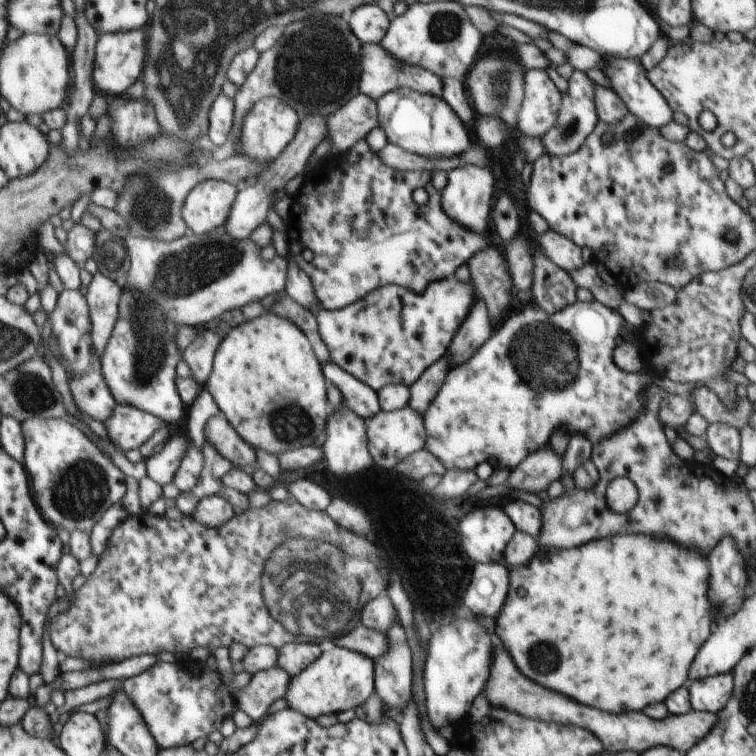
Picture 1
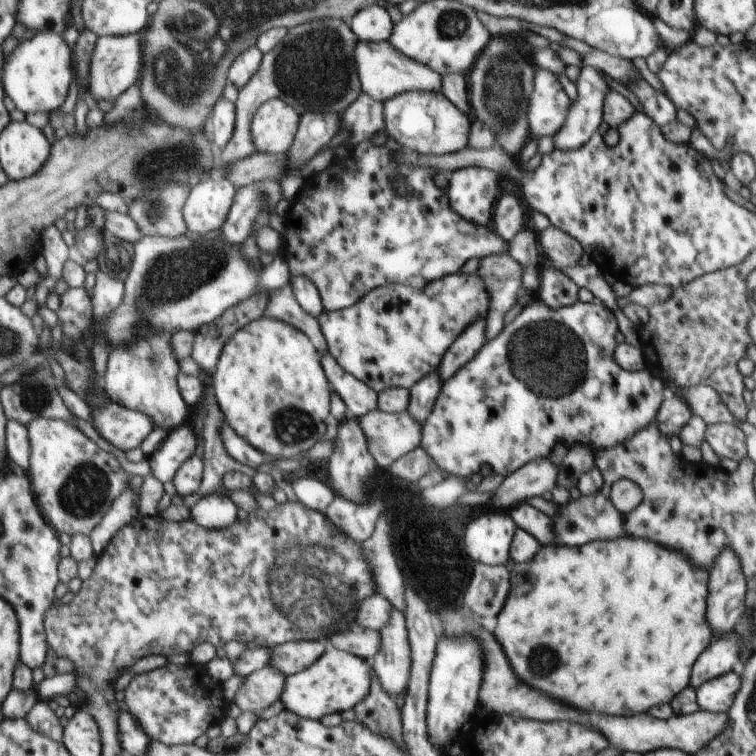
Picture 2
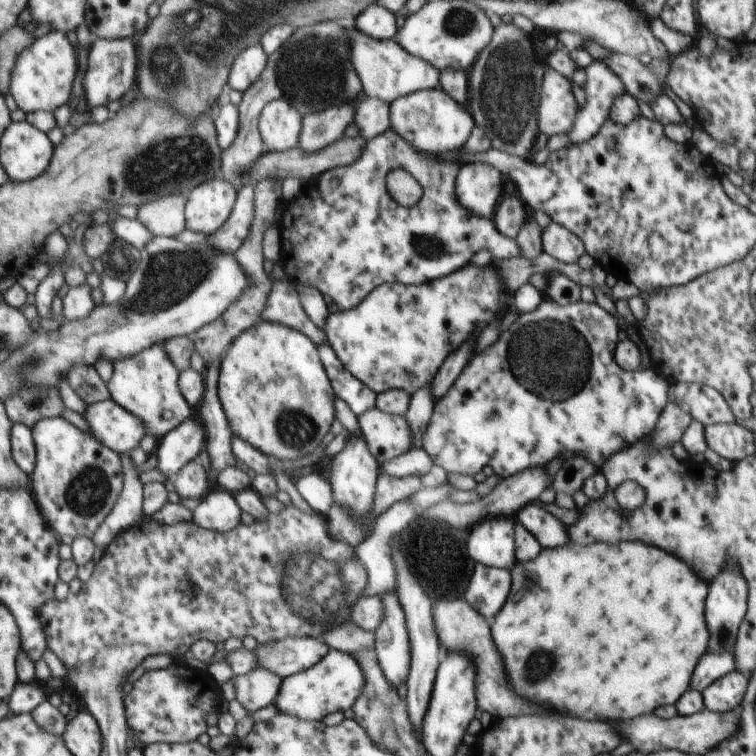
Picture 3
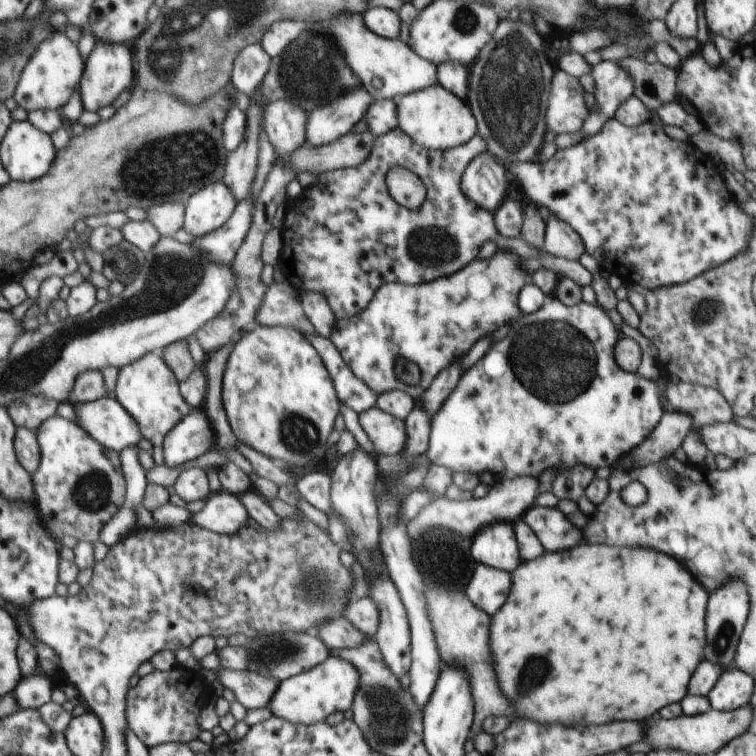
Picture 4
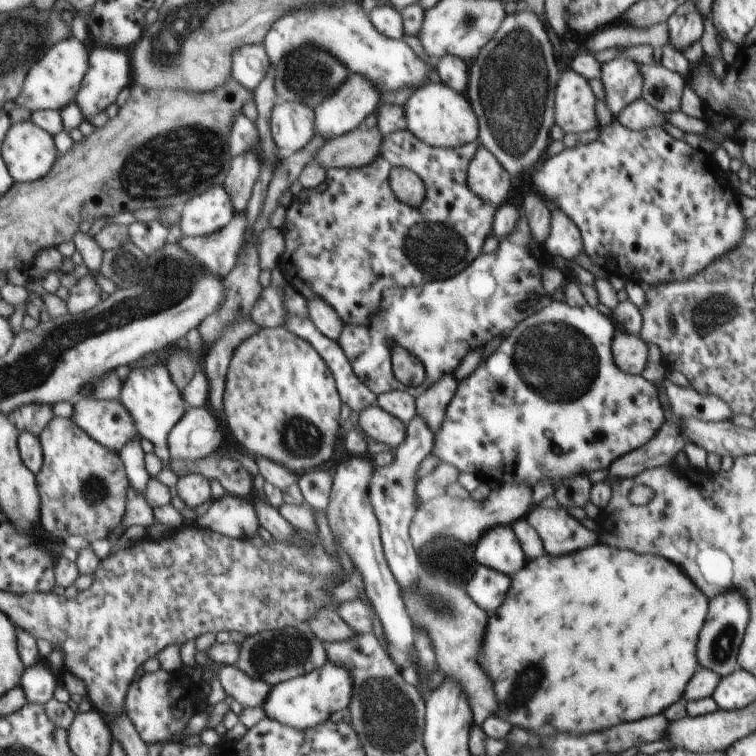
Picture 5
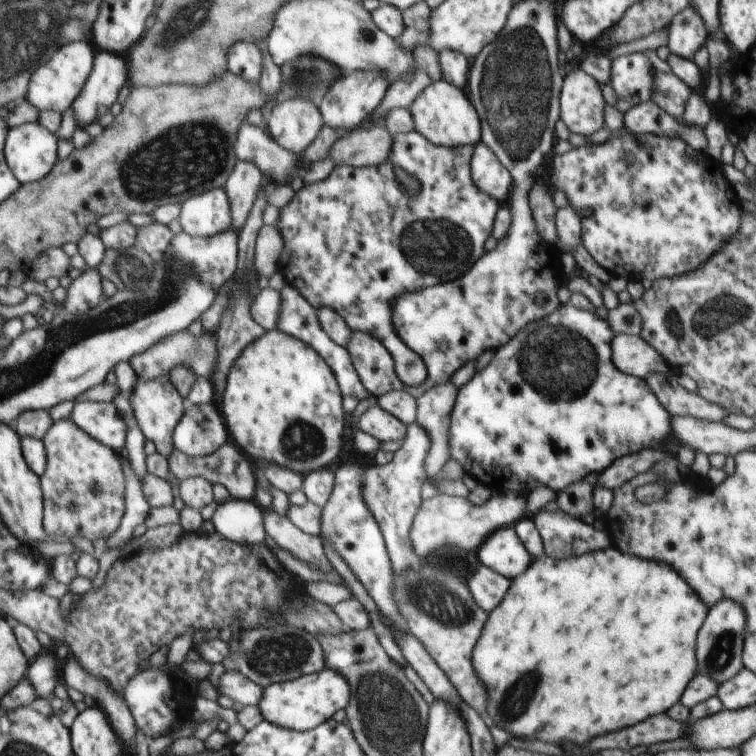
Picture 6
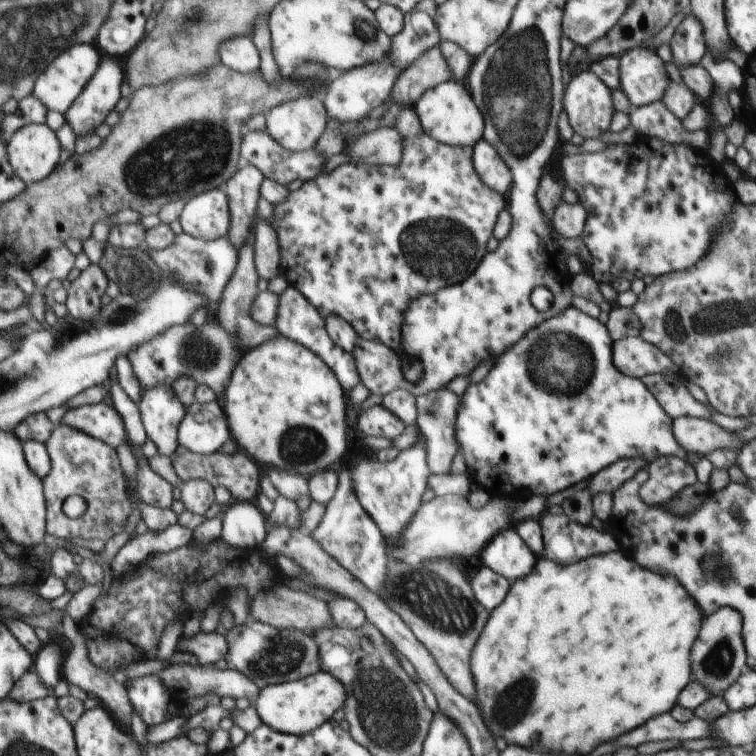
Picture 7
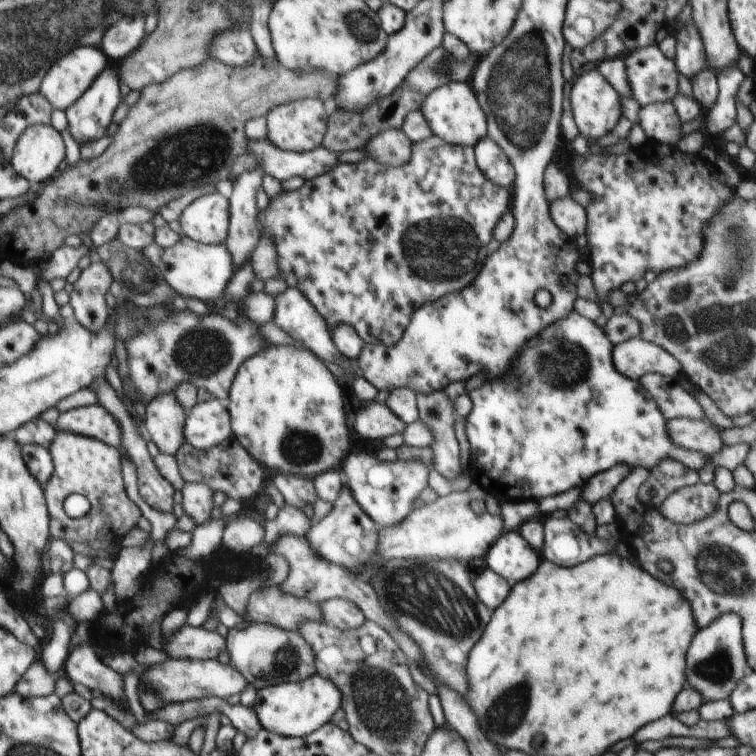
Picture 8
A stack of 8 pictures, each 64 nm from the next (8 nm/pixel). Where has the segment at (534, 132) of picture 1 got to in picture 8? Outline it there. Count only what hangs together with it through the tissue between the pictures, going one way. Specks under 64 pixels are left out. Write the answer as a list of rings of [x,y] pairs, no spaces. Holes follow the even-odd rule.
[[[592,70],[592,72],[586,72],[574,78],[572,90],[570,90],[570,105],[580,135],[586,139],[602,139],[606,134],[612,132],[620,116],[623,116],[618,92],[602,78],[598,70]]]

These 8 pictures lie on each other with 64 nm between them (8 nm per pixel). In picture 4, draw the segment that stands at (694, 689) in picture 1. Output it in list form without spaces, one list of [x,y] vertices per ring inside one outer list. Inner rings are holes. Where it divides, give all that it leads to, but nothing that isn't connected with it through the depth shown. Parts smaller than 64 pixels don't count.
[[[742,670],[724,671],[716,685],[706,694],[711,709],[724,712],[747,706],[752,698],[754,682],[752,676]]]

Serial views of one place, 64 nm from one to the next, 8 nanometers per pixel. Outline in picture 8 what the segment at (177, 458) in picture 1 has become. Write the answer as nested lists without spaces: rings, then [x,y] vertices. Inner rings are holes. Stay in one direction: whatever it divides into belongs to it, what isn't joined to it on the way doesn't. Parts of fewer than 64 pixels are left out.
[[[219,399],[197,403],[184,422],[184,442],[196,450],[210,450],[232,436],[230,416]]]

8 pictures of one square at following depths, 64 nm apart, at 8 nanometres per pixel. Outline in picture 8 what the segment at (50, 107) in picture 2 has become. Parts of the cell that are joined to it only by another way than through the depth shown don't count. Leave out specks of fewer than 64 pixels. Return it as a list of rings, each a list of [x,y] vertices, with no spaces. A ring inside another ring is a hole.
[[[80,46],[75,50],[70,50],[63,58],[48,70],[44,76],[43,83],[38,92],[52,104],[53,109],[66,111],[71,108],[99,79],[99,75],[103,73],[104,68],[109,66],[106,56],[102,54],[102,50],[94,48],[94,46]]]

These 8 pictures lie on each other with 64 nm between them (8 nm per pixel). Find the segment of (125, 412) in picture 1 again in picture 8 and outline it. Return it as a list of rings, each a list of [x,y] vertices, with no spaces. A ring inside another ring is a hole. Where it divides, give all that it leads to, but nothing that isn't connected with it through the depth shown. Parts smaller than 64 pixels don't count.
[[[98,403],[60,413],[56,429],[99,439],[119,450],[122,448],[122,430],[118,420]]]

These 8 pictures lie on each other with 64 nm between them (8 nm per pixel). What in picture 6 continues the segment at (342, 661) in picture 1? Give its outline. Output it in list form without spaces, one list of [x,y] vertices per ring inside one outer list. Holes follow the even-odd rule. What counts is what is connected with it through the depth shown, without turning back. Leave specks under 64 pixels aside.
[[[325,667],[324,670],[317,673],[305,675],[292,681],[271,684],[264,689],[257,708],[260,708],[263,720],[272,722],[280,728],[304,733],[332,718],[332,715],[338,710],[346,709],[351,696],[352,692],[344,674]]]

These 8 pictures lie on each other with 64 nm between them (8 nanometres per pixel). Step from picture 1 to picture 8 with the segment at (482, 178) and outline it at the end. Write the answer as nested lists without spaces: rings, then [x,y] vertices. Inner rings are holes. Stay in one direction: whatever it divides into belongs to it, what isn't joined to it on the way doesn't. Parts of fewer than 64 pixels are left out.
[[[488,137],[482,138],[474,146],[474,154],[475,164],[484,178],[488,178],[488,182],[500,188],[511,189],[515,180],[514,168],[496,142]]]

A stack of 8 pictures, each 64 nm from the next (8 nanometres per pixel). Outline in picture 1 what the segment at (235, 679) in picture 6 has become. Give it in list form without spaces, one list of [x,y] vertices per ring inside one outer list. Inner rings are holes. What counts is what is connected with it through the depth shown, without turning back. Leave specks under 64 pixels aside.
[[[278,666],[253,674],[249,684],[233,694],[237,709],[256,722],[262,720],[269,706],[286,694],[290,681],[291,676]]]

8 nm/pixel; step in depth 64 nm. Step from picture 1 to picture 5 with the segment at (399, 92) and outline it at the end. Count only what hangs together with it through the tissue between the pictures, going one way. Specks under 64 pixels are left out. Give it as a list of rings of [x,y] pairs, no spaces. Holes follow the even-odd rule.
[[[429,81],[414,90],[414,94],[404,102],[402,110],[406,130],[428,146],[455,148],[479,140],[478,118],[469,100],[440,81]]]

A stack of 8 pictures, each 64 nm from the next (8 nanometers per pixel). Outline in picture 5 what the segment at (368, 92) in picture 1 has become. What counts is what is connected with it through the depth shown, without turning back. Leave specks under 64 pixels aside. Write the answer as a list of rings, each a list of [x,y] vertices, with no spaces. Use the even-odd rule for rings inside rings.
[[[356,2],[318,4],[314,10],[300,8],[278,18],[266,34],[262,46],[269,60],[279,64],[286,54],[296,50],[298,46],[312,44],[332,54],[351,74],[360,74],[370,80],[378,88],[380,98],[384,98],[388,92],[398,92],[402,88],[412,88],[412,86],[418,88],[428,83],[430,81],[428,64],[402,39],[390,39],[380,34],[372,26],[368,16],[369,14]]]

